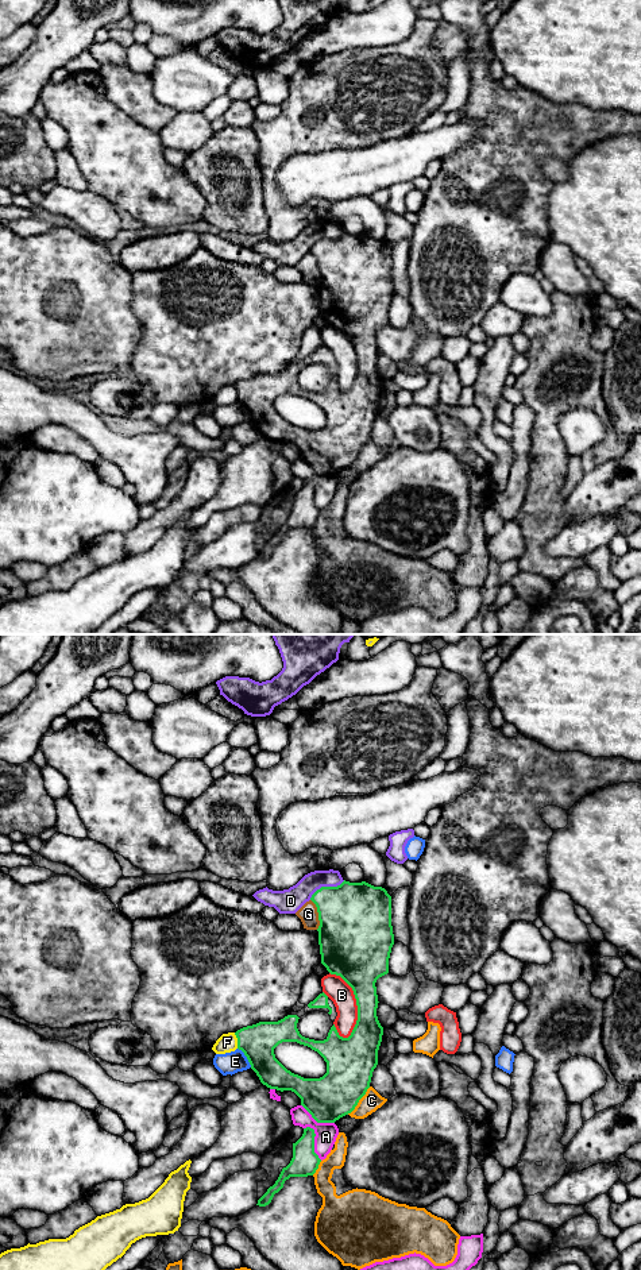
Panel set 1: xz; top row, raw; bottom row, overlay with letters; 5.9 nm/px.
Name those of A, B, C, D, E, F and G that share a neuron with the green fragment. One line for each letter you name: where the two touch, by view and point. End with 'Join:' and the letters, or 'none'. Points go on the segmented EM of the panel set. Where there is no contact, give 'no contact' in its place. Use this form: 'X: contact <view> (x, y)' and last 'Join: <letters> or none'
Join: none

